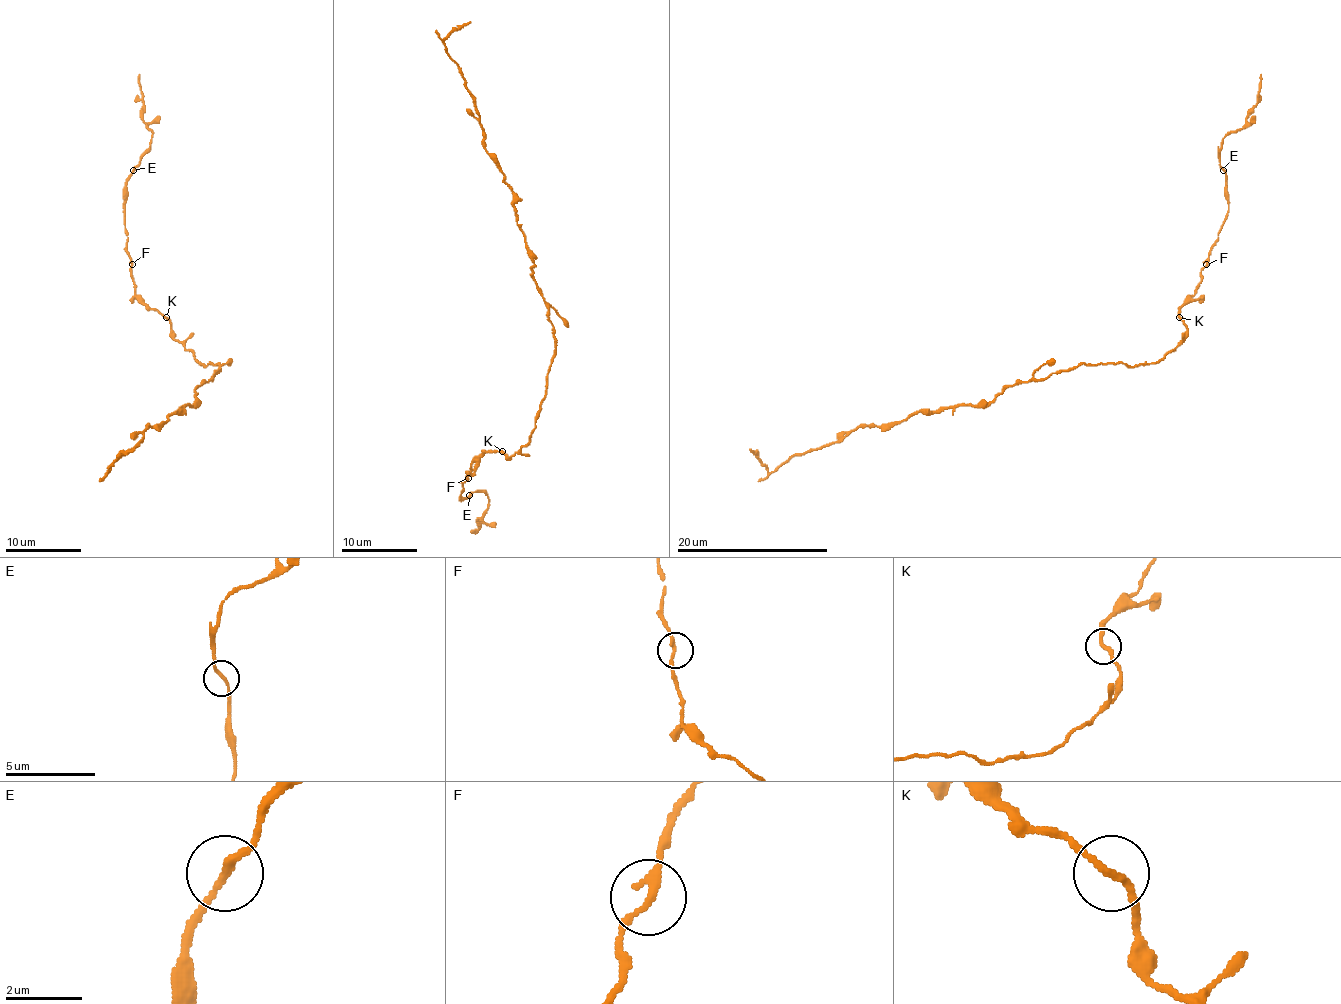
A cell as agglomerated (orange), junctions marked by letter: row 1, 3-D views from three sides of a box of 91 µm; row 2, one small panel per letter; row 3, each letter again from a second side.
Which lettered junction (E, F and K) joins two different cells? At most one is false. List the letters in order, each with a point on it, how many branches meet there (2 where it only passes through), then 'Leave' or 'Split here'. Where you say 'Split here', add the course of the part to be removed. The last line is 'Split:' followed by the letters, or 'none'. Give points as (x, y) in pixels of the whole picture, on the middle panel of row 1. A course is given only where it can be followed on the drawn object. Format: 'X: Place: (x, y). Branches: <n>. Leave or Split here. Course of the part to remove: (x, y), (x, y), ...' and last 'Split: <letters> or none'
E: Place: (469, 495). Branches: 2. Leave
F: Place: (468, 478). Branches: 2. Leave
K: Place: (502, 451). Branches: 2. Leave
Split: none

